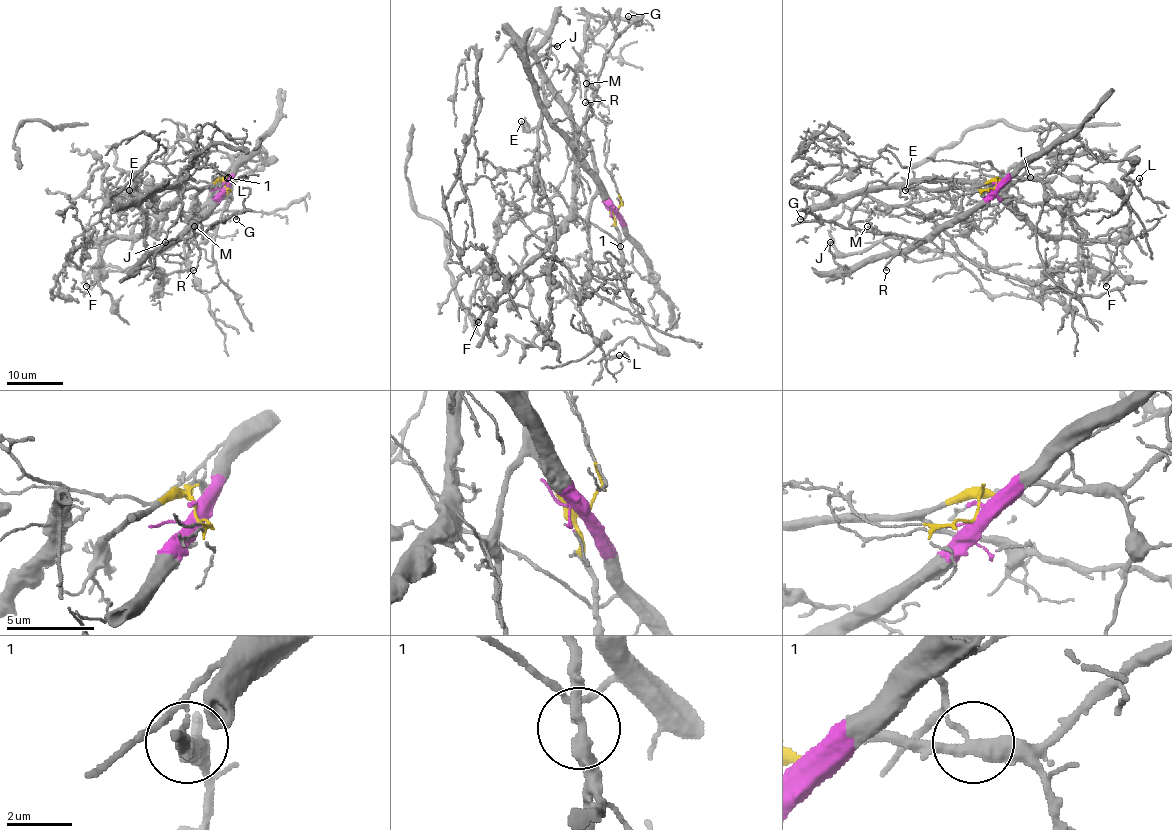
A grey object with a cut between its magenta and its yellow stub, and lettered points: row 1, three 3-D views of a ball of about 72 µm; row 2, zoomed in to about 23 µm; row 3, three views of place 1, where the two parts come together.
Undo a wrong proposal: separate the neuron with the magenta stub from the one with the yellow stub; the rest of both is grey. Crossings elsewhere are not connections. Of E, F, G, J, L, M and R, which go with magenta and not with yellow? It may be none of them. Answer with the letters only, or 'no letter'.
G, J, M, R

